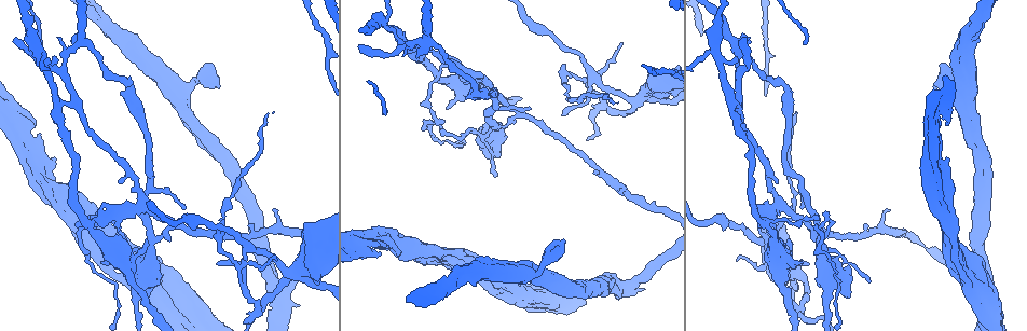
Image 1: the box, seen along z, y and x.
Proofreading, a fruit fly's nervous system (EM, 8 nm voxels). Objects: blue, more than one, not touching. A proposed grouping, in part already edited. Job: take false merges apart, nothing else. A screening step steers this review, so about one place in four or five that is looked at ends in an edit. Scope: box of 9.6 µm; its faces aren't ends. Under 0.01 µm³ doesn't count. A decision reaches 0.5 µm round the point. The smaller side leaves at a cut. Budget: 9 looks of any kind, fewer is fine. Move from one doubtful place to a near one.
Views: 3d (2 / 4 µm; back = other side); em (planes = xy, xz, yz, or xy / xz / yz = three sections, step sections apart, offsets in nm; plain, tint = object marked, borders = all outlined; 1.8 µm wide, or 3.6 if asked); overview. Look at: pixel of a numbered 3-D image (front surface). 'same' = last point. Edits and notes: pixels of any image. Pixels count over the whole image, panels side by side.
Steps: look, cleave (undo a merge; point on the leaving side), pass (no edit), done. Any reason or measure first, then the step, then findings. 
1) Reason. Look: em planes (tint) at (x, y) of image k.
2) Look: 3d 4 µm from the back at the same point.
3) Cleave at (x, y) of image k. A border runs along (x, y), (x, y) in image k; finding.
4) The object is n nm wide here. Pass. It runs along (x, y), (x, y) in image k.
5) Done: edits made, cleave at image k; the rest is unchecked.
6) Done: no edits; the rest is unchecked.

Branch point. Look: 3d 2 µm at (37, 52) of image 1.

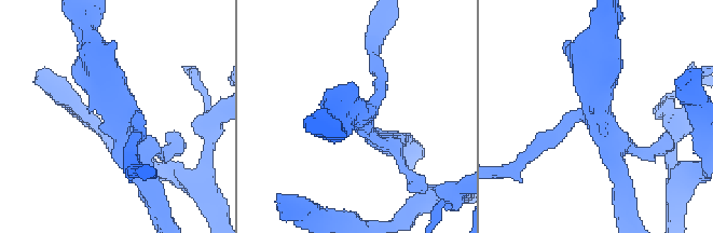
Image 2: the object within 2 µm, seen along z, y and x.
Now the EM. Look: em planes (tint) at (605, 120) of image 2.

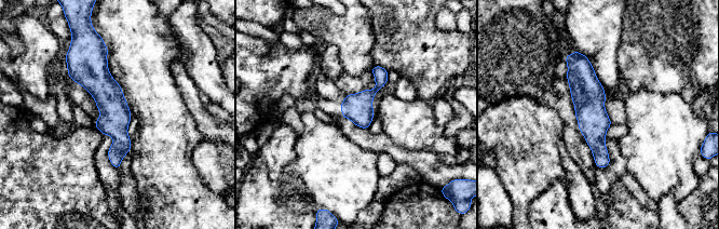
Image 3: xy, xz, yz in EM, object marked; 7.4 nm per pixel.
Pass. It runs along (103, 52), (117, 164) in image 3; one cell here.

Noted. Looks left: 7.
Three-way junction. Look: em planes (plain) at (496, 125) of image 1.

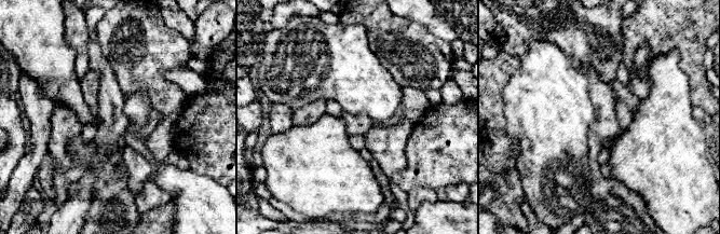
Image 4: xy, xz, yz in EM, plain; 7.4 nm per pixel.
With the object marked. Look: em planes (tint) at the same point.

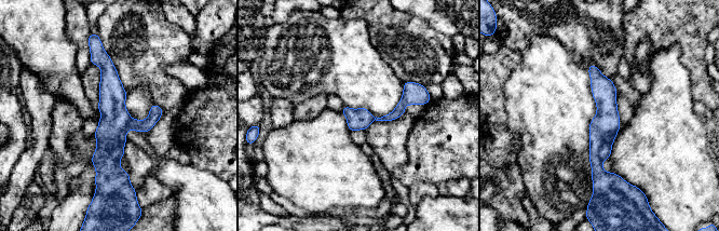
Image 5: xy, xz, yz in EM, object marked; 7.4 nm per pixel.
Cleave at (114, 117) of image 5. The part that leaves runs along (100, 50), (111, 177) in image 5; a second cell is stuck on.

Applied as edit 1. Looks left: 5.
Look: em planes (tint) at (292, 273) of image 1.

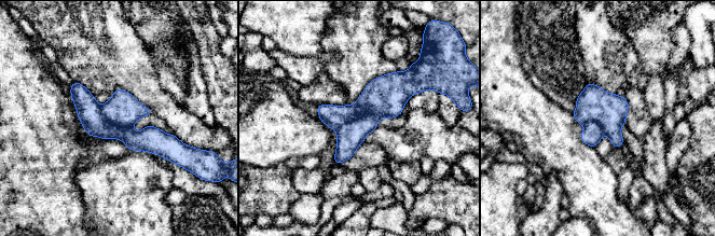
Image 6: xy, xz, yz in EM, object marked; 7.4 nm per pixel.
Cleave at (94, 122) of image 6. The part that leaves runs along (73, 87), (110, 132), (178, 143) in image 6; a second cell is stuck on.

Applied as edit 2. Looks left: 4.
Abrupt turn. Look: 3d 4 µm from the back at (617, 284) of image 1.

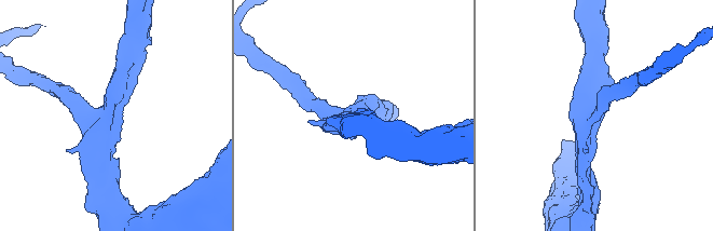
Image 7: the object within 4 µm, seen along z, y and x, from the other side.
3 arms meet here; the arms are 260, 300, 360 nm wide. Look: em planes (borders) at (355, 109) of image 7.

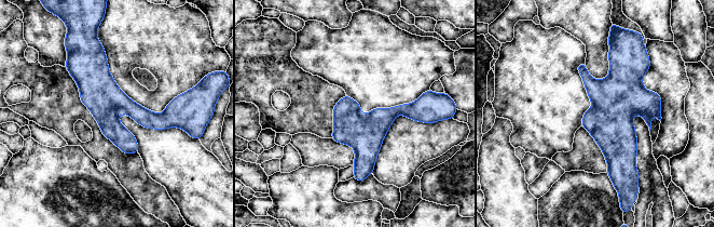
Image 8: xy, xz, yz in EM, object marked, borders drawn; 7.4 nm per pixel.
The object is 280 nm wide here. Pass. It runs along (613, 51), (613, 176) in image 8; one cell here.

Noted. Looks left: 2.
Done: edits made, cleave at image 5, cleave at image 6; the rest is unchecked.

